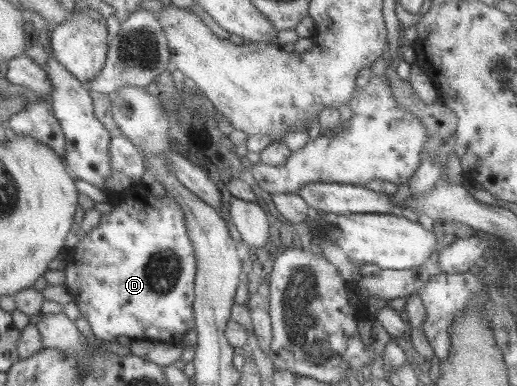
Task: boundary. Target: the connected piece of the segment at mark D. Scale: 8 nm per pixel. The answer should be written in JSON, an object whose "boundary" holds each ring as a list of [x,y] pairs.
{"boundary":[[[145,184],[137,185],[134,192],[126,192],[124,200],[104,214],[100,224],[86,233],[68,254],[66,284],[75,297],[80,316],[90,322],[98,340],[112,342],[124,336],[133,342],[149,339],[172,343],[174,338],[184,338],[186,332],[197,328],[195,280],[198,259],[188,233],[187,216],[174,195],[156,196]]]}

